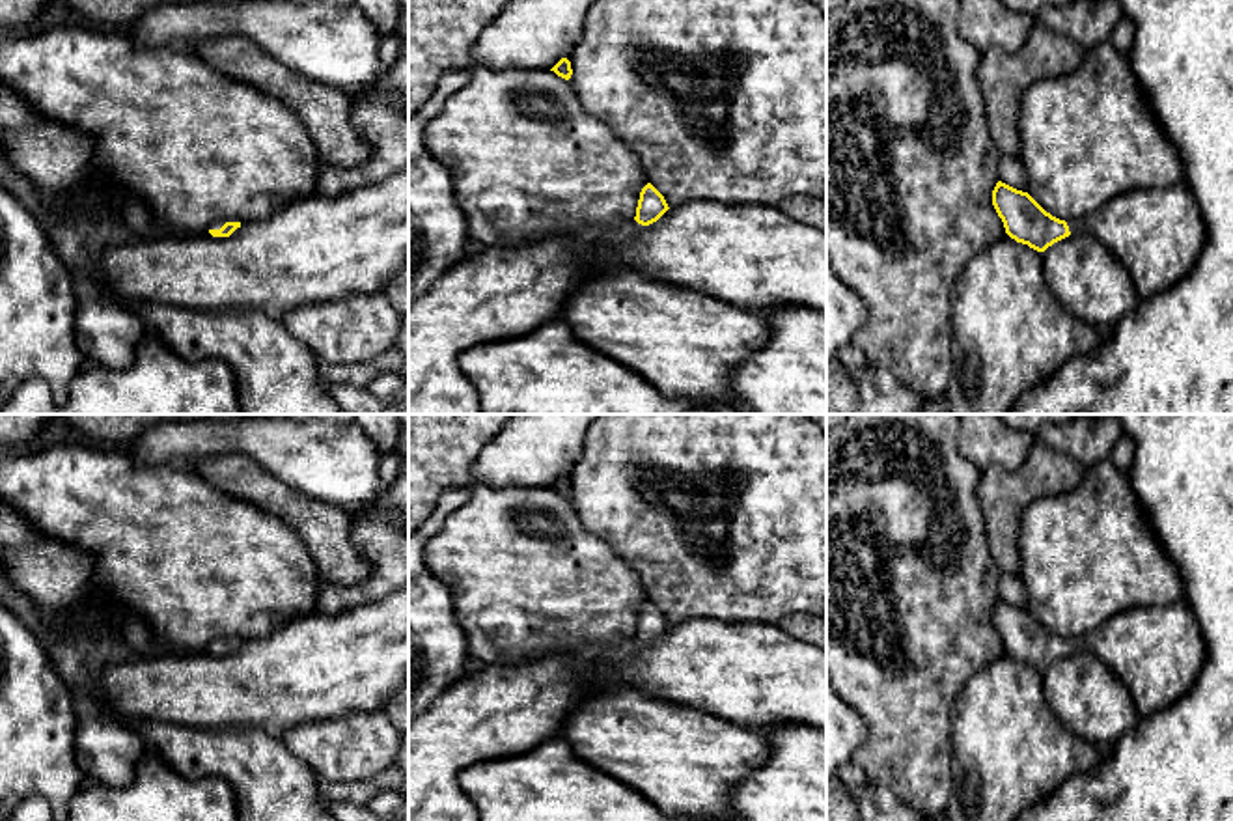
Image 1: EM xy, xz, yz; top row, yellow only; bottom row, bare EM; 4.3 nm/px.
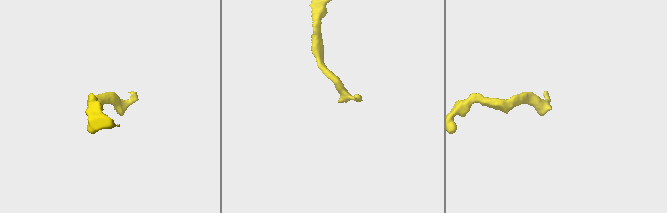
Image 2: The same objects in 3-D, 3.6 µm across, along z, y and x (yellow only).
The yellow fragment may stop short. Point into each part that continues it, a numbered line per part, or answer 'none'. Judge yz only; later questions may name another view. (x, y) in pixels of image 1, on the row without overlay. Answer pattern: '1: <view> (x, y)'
1: yz (1157, 652)

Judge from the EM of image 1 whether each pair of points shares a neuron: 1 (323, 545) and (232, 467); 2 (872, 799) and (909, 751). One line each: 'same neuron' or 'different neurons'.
1: same neuron
2: different neurons

